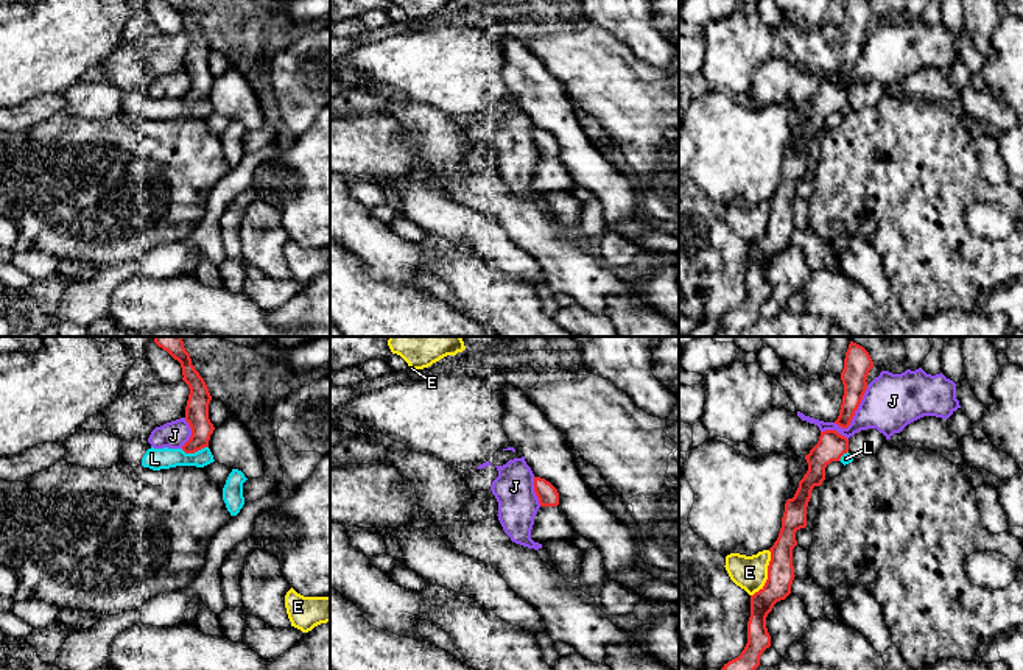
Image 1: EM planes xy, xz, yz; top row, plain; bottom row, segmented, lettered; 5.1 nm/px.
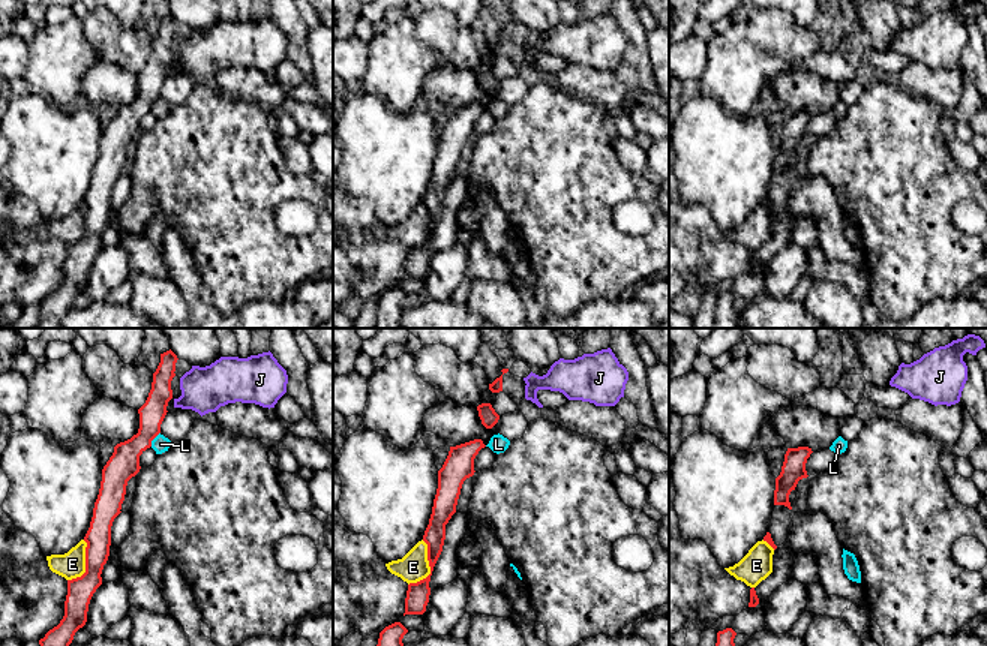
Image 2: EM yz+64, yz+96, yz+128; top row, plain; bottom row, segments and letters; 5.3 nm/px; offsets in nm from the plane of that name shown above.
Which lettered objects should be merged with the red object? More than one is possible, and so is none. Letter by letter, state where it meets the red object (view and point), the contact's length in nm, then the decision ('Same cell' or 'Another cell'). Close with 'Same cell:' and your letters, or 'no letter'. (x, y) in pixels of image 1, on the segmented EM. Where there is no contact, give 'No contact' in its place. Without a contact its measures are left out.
E: Touches red at yz (768, 574). Shared border 260 nm. Another cell
J: Touches red at yz (855, 410). Shared border 260 nm. Another cell
L: Touches red at xy (193, 452). Shared border 140 nm. Another cell
Same cell: no letter

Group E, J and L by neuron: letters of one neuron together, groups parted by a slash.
E / J / L

